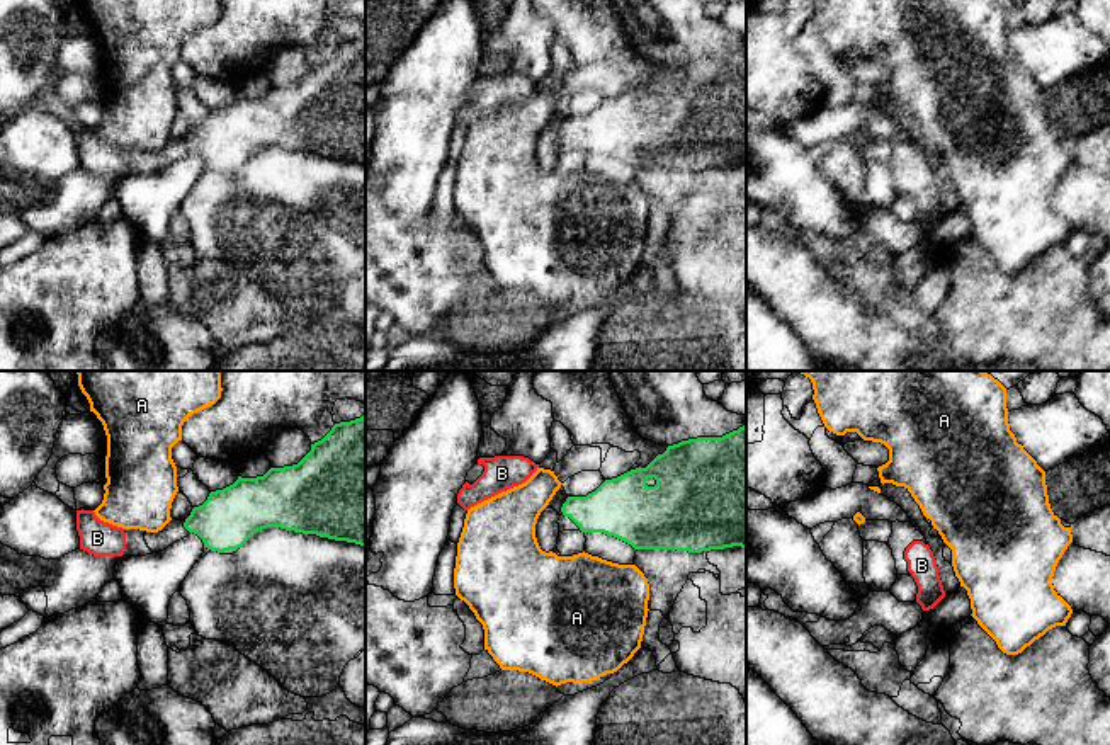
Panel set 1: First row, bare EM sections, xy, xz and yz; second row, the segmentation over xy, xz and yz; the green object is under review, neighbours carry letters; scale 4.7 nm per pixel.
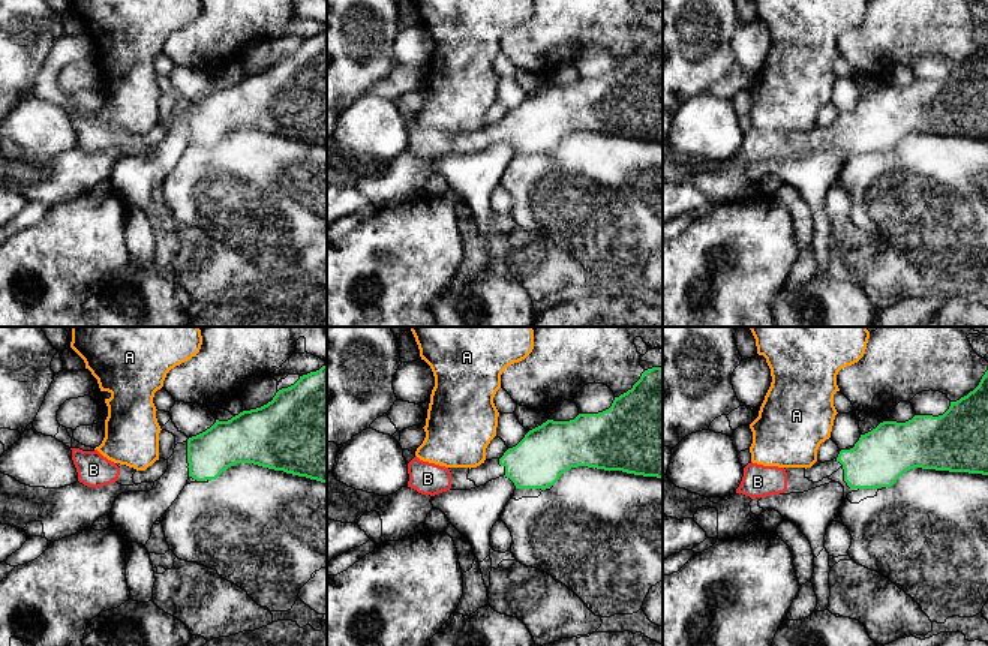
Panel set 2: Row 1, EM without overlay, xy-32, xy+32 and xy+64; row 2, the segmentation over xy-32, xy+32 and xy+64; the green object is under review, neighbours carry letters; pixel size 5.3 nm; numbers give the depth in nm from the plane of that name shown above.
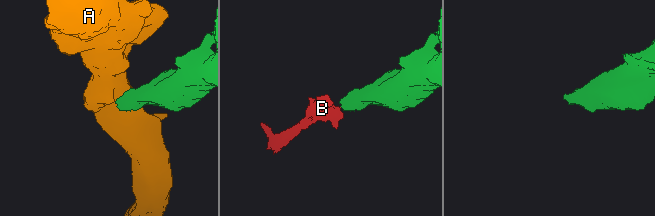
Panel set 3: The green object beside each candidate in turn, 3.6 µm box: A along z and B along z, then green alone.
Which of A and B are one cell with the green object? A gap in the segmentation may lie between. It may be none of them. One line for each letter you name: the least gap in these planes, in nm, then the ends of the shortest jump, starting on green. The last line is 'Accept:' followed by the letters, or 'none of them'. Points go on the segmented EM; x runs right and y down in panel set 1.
B: 200 nm apart; from green across xz (566, 499), (536, 470)
Accept: B

